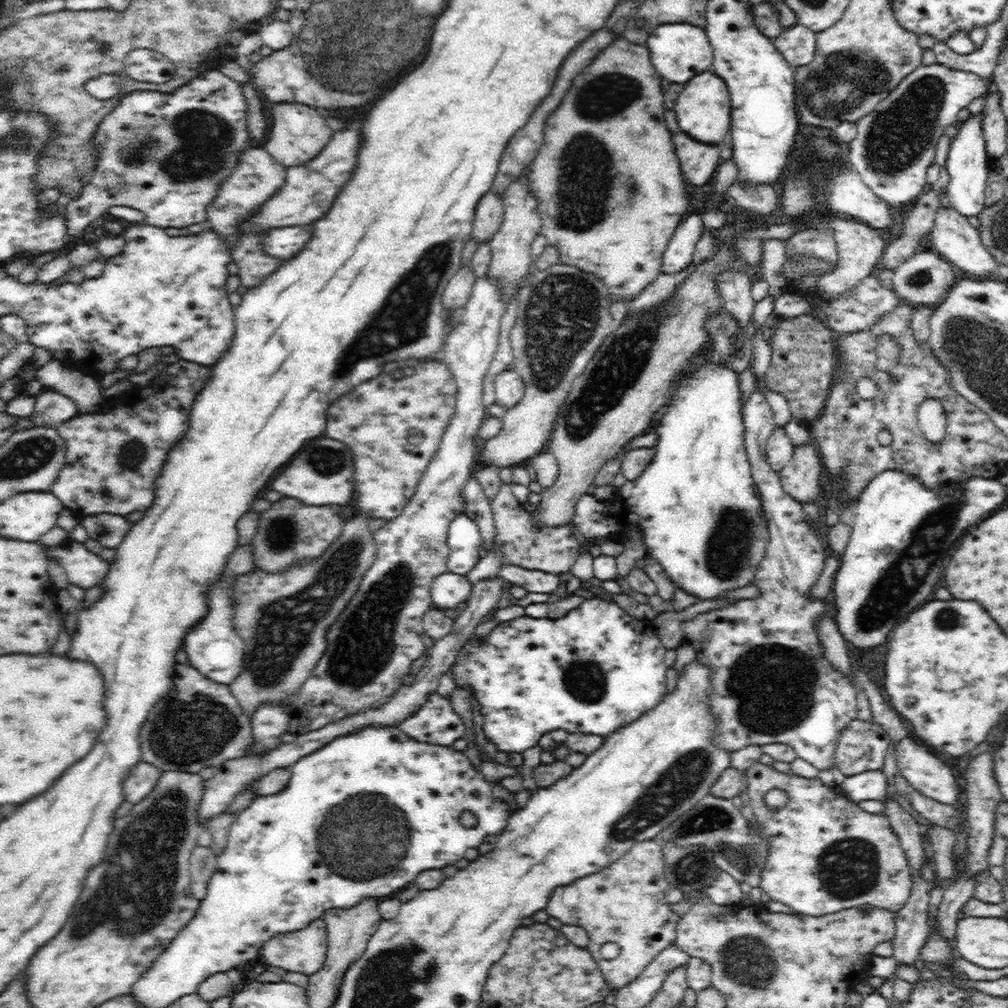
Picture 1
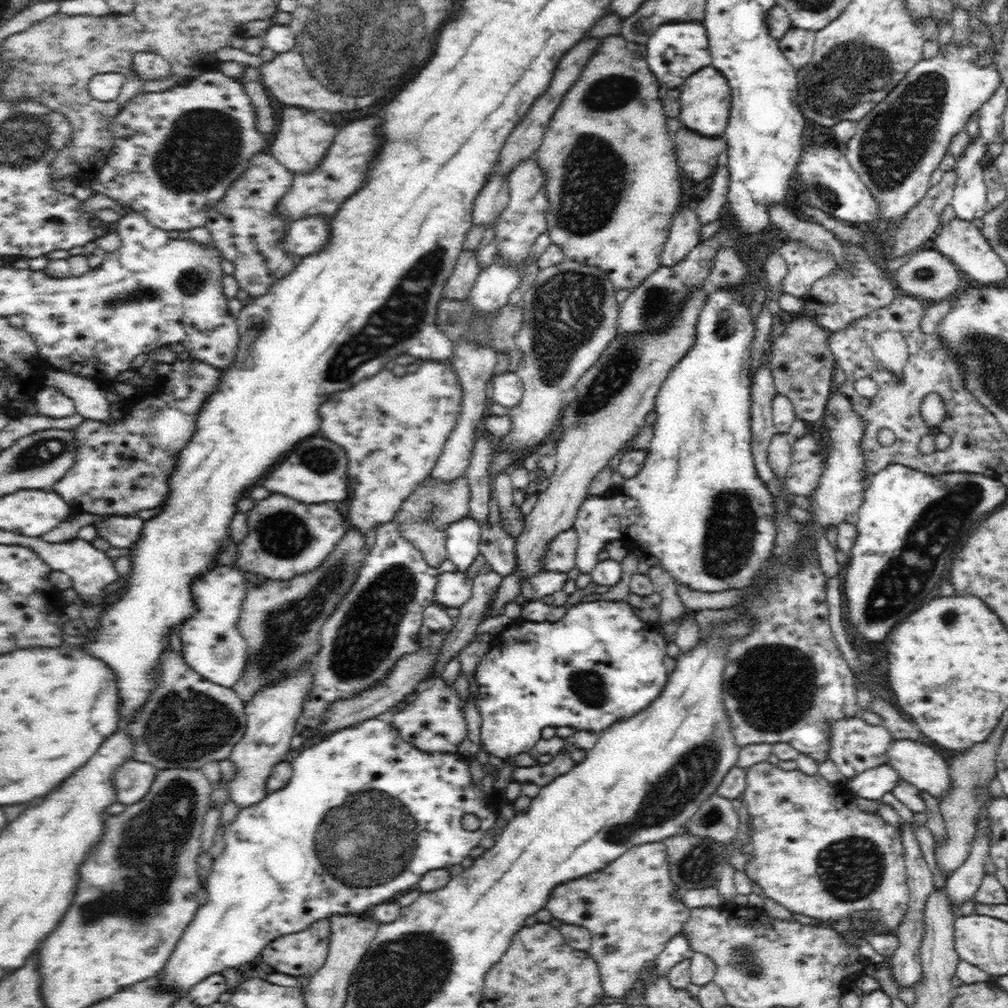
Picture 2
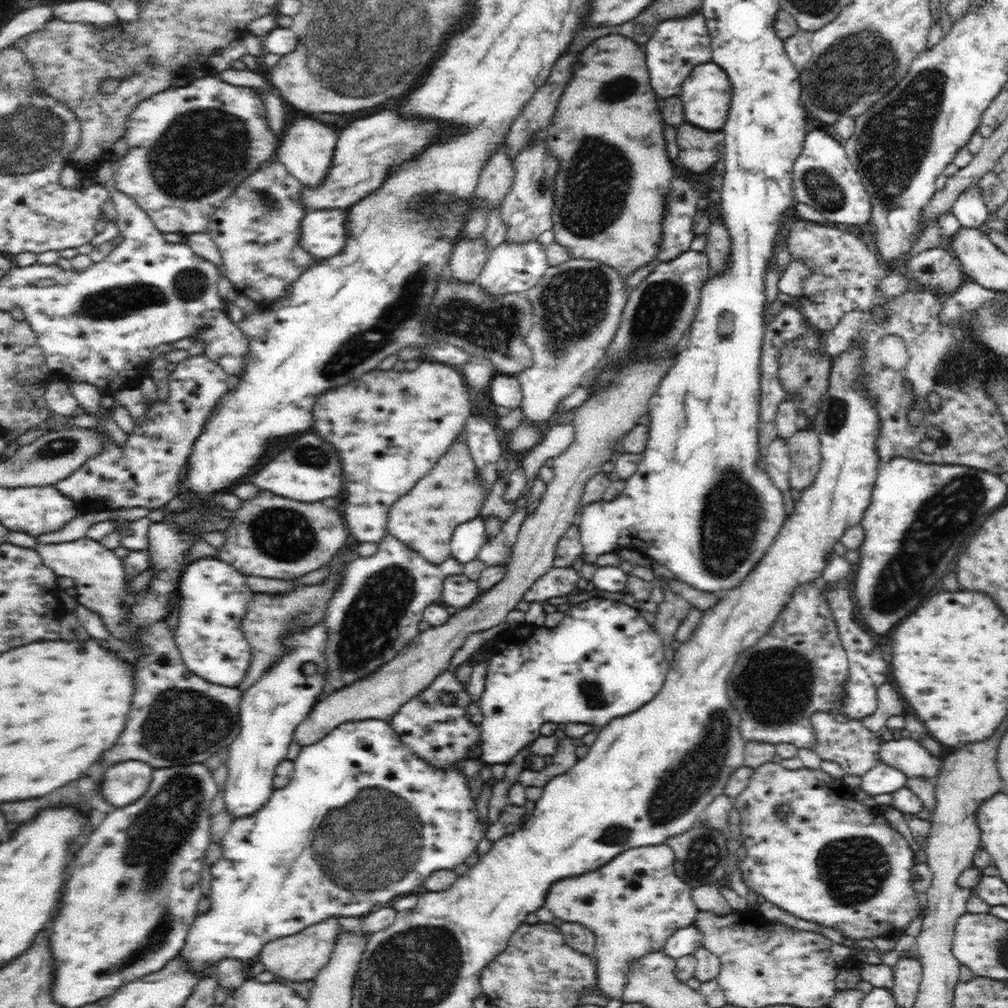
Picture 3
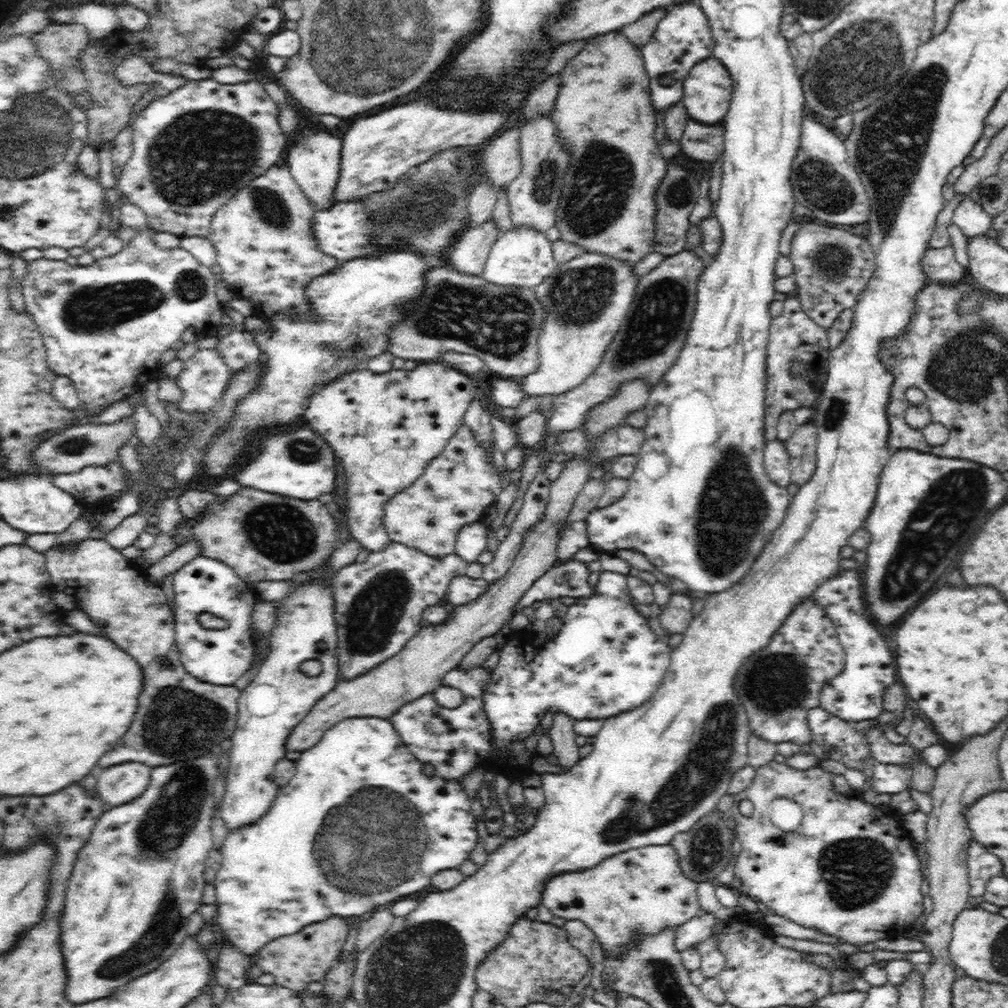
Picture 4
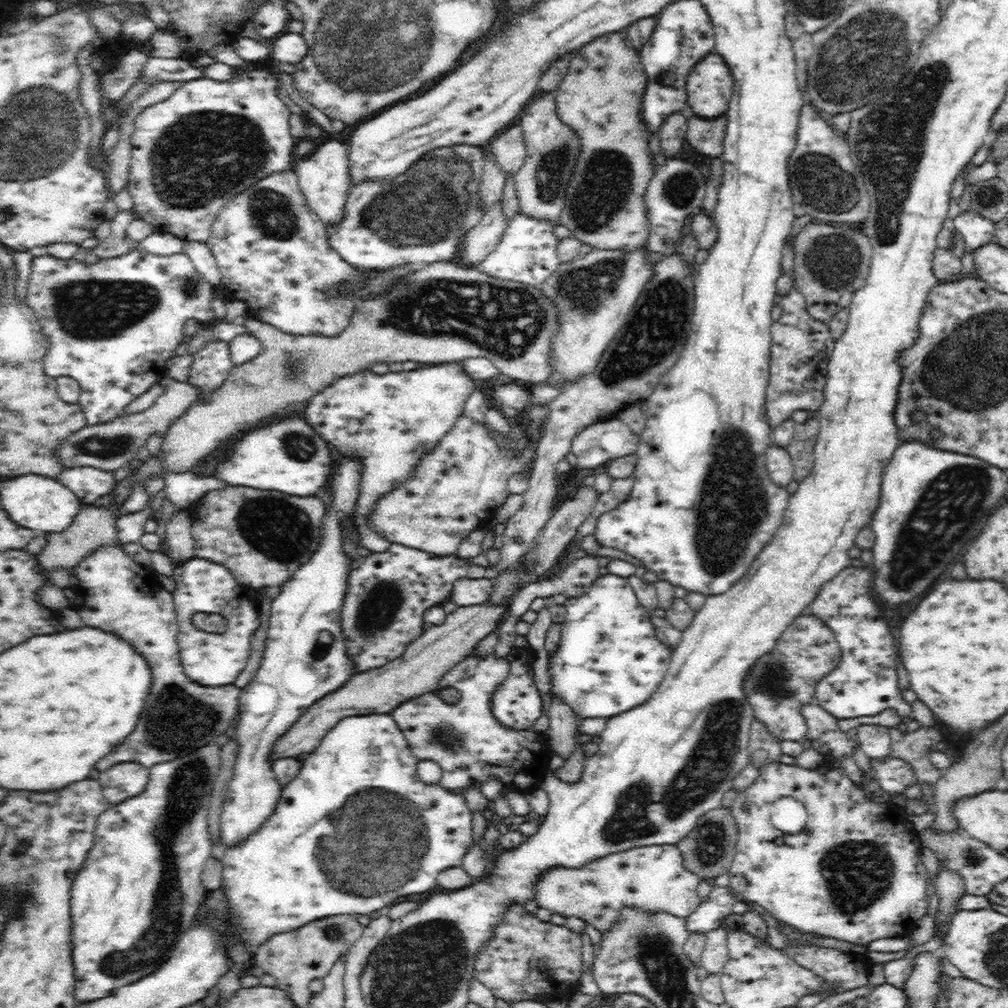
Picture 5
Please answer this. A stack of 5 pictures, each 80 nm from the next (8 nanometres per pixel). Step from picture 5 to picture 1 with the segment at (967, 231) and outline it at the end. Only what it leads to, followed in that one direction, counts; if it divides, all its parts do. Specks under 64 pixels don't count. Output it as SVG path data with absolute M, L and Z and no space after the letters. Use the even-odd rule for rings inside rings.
M965 114L962 116L959 122L958 133L950 143L950 151L945 164L945 169L949 176L946 191L950 204L959 214L967 217L980 215L984 207L986 207L985 192L988 172L993 164L985 147L980 120L982 120L982 114Z

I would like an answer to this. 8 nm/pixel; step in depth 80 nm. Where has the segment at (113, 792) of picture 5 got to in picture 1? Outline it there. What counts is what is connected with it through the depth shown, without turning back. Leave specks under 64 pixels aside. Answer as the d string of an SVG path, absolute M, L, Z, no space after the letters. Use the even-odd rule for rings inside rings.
M141 761L130 772L130 776L124 778L124 800L138 804L142 802L158 784L161 771L152 764Z

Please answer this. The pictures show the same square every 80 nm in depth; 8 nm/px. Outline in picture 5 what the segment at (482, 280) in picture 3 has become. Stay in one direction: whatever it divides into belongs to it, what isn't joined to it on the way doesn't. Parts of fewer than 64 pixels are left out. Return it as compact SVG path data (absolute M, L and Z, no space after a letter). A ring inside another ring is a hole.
M517 212L509 221L496 250L478 264L477 268L496 279L539 287L562 264L557 252L560 240L554 235L554 228L562 225L560 219L556 223L548 223L548 220L532 219L531 215Z

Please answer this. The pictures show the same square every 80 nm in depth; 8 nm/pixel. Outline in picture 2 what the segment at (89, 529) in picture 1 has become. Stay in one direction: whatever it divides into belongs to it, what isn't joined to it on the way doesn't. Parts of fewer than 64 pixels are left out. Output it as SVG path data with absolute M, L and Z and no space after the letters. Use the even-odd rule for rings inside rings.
M109 515L91 525L97 530L97 536L107 540L112 547L130 548L139 539L143 524L144 520L137 516Z

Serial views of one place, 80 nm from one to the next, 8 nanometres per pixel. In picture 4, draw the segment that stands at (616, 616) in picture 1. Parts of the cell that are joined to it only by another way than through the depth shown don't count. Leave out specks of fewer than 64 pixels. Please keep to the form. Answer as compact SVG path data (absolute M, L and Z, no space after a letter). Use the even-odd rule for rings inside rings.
M601 571L594 577L595 593L578 599L569 606L561 630L552 638L546 638L538 647L534 645L531 630L514 631L506 638L502 654L495 670L494 680L488 684L485 702L488 720L495 728L494 745L500 752L507 752L507 744L514 738L528 738L546 712L564 713L576 720L604 720L635 710L649 702L660 689L668 674L673 651L652 631L643 617L630 602L631 591L627 575Z

